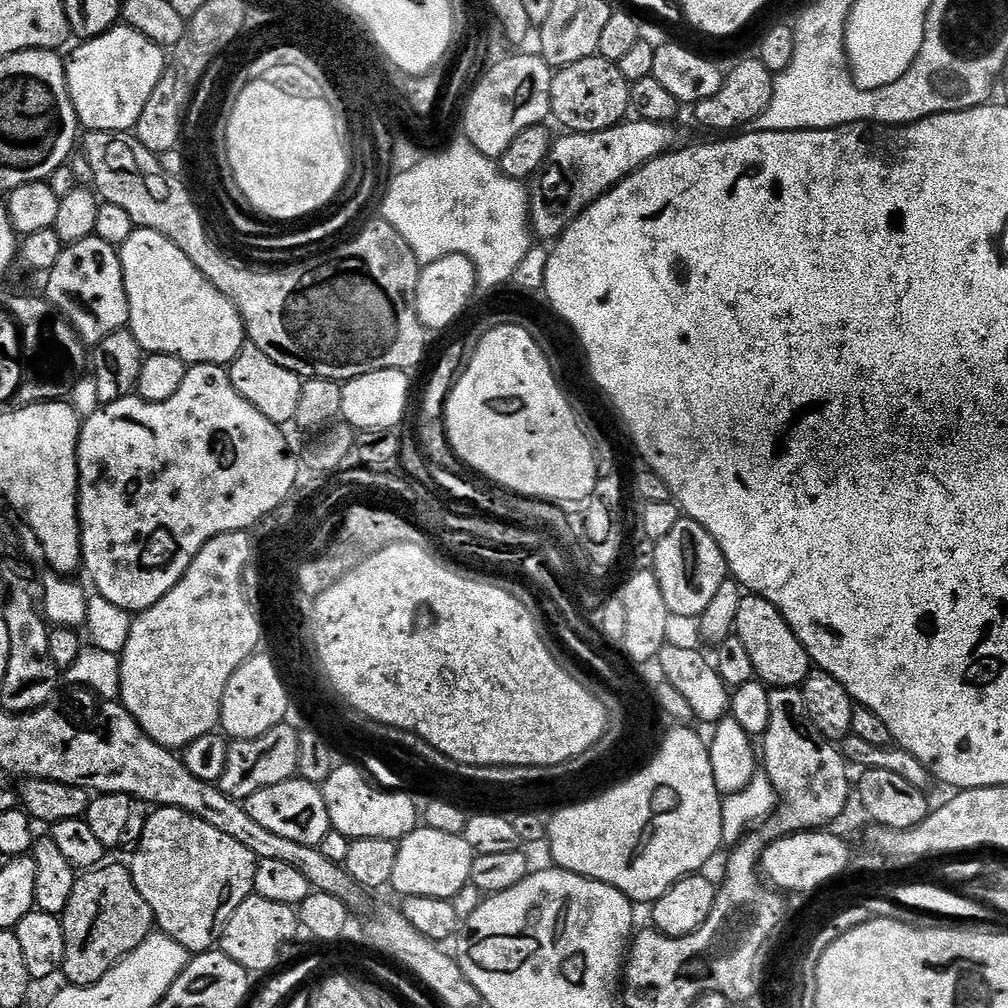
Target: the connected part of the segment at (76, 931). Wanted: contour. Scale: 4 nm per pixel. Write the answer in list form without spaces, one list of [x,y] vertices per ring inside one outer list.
[[[105,863],[77,875],[70,900],[62,914],[64,962],[62,976],[69,985],[85,988],[106,974],[126,954],[130,954],[153,931],[152,911],[138,894],[131,871],[120,864]]]

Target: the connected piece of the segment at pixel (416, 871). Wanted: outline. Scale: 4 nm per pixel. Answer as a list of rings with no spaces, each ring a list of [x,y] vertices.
[[[417,826],[409,836],[404,837],[398,844],[398,858],[394,858],[394,872],[392,874],[391,891],[400,892],[401,897],[421,896],[422,898],[438,898],[452,900],[462,886],[470,882],[470,866],[474,853],[470,850],[470,842],[466,842],[463,835],[442,834],[442,830]]]

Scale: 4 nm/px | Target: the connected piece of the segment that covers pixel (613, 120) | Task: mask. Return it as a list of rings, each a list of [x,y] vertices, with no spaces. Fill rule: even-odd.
[[[600,55],[582,58],[582,62],[574,62],[565,68],[553,71],[553,81],[550,85],[551,119],[561,124],[561,129],[568,132],[601,132],[621,123],[630,112],[630,85],[626,78],[622,78],[619,63],[607,60]]]

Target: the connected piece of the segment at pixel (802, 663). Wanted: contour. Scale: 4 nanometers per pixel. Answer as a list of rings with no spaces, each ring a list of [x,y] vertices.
[[[745,595],[738,606],[734,634],[746,646],[750,653],[750,662],[754,662],[756,679],[769,689],[800,688],[807,680],[809,672],[813,671],[812,659],[806,654],[802,642],[790,630],[786,618],[766,598]]]

